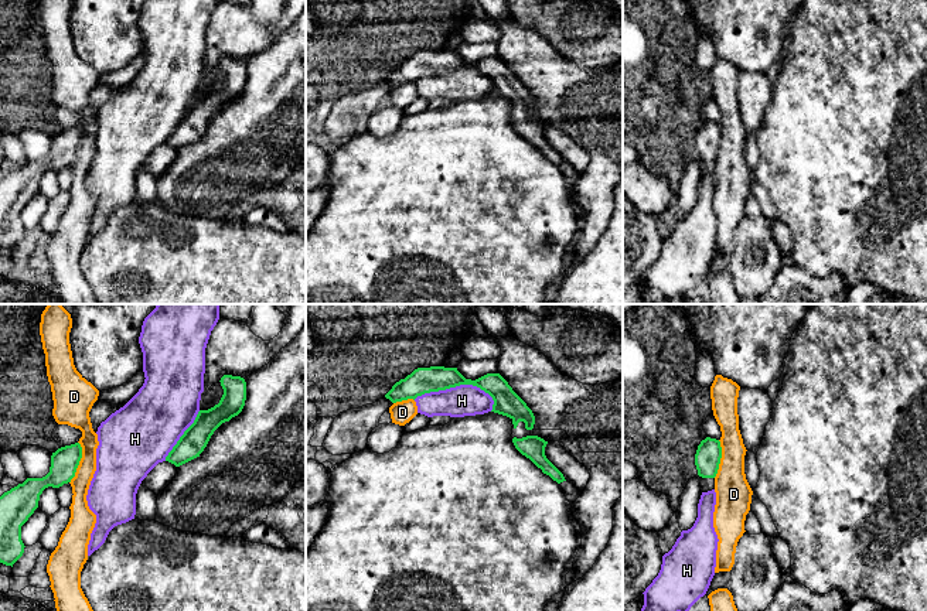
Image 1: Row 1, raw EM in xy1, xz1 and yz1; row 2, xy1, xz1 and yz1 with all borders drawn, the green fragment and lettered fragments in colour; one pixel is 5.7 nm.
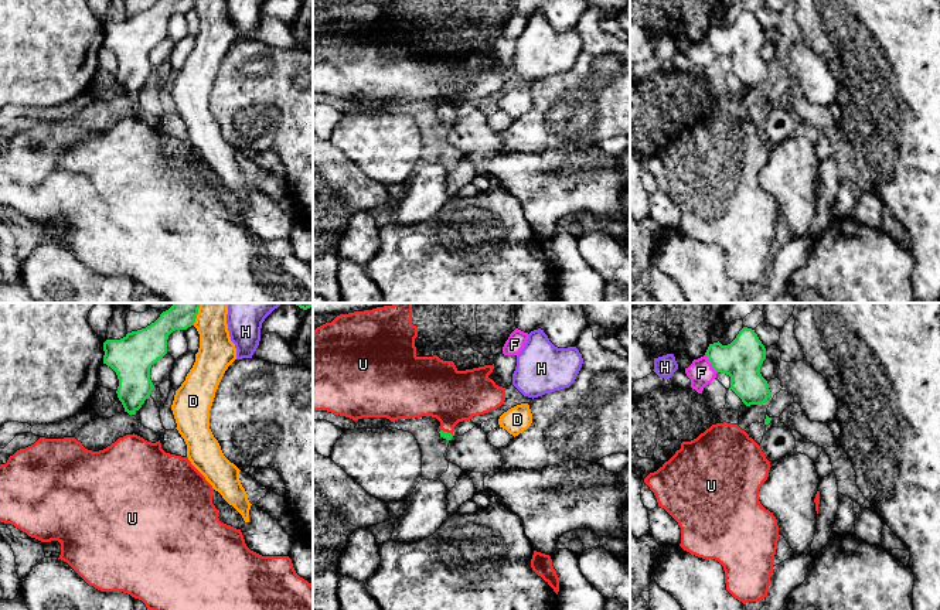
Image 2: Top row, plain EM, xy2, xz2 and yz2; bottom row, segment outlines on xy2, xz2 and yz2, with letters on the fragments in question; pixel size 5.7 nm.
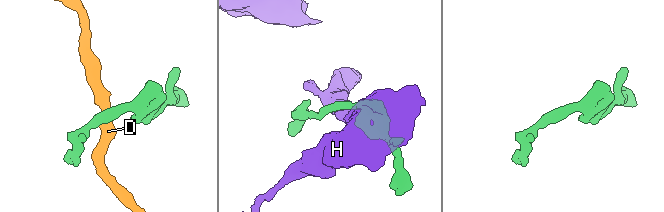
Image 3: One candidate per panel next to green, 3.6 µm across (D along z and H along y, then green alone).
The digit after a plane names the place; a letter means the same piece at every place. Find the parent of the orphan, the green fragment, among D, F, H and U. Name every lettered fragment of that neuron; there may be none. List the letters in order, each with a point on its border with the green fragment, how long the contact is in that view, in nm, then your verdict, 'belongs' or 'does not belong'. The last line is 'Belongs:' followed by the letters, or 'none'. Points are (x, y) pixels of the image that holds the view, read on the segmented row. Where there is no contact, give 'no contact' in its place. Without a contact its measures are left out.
D: contact xy1 (78, 463); length 240 nm; does not belong
F: contact yz2 (709, 361); length 120 nm; does not belong
H: contact xz1 (456, 385); length 460 nm; does not belong
U: contact xz2 (446, 432); length 80 nm; belongs
Belongs: U

